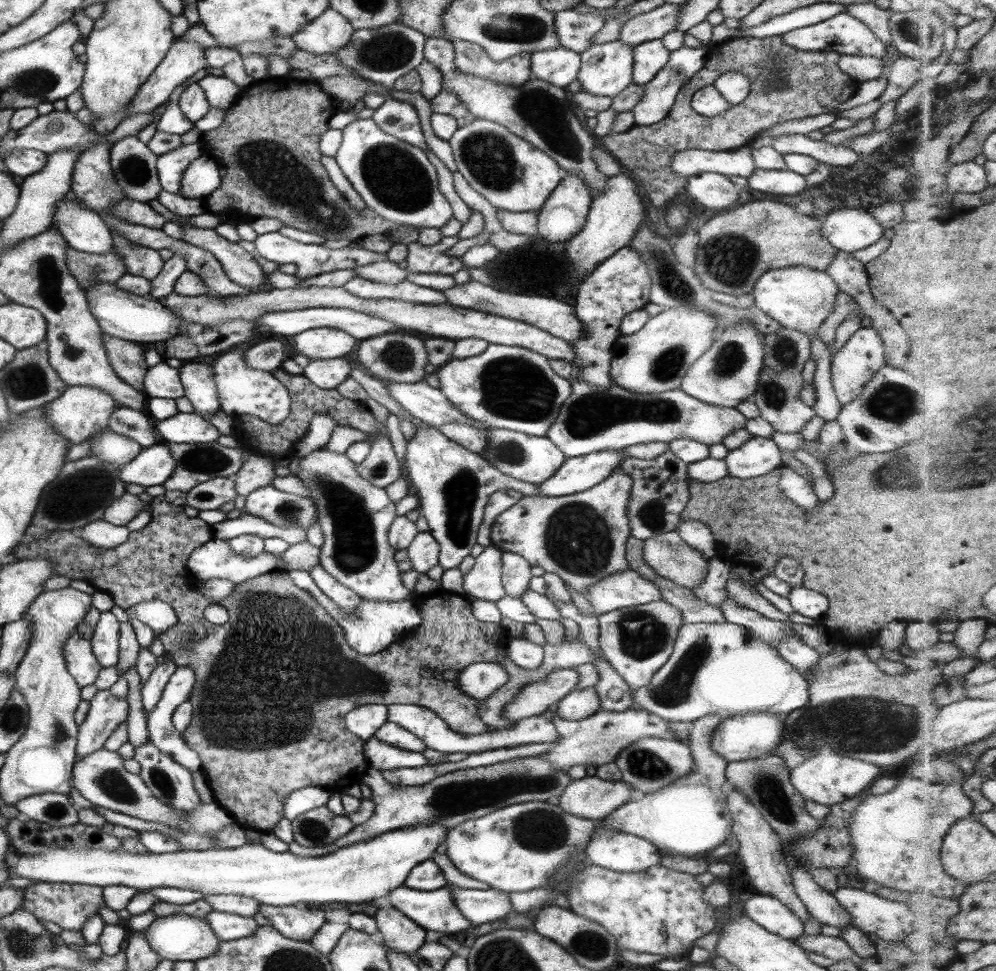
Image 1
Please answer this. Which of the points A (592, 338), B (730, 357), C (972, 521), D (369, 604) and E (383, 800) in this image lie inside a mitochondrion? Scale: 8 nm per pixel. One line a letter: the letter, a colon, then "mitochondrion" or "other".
A: other
B: mitochondrion
C: other
D: other
E: other

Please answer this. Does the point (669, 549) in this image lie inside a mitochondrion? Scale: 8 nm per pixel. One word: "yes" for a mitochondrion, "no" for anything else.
yes

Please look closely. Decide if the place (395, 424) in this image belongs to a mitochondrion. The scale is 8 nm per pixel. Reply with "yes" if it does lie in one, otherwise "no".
no

